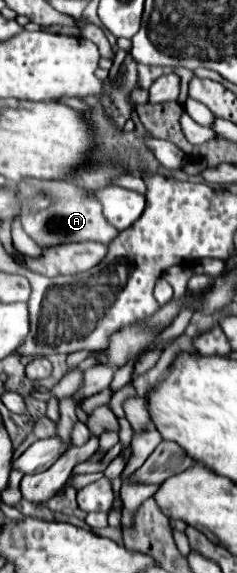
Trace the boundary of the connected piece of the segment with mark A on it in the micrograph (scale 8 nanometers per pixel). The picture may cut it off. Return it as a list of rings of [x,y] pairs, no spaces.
[[[27,180],[19,184],[25,194],[29,190],[33,192],[49,192],[55,196],[55,204],[37,212],[37,214],[25,214],[23,216],[23,230],[41,246],[61,246],[61,244],[73,244],[73,242],[101,242],[111,244],[117,238],[117,230],[109,226],[101,214],[101,206],[89,198],[85,188],[79,188],[73,182],[43,182],[43,180]]]

